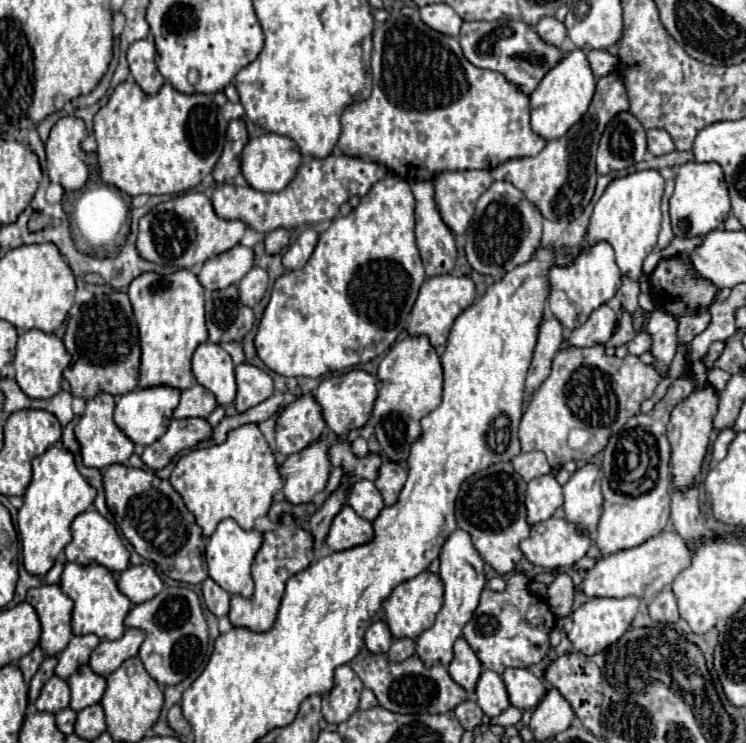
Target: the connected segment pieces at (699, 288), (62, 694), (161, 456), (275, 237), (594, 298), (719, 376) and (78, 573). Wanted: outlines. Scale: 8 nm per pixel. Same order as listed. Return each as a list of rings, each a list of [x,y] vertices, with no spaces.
[[[686,253],[660,259],[660,263],[656,265],[656,269],[648,277],[648,281],[650,281],[652,299],[654,299],[656,307],[670,313],[678,321],[678,333],[676,333],[678,343],[680,345],[690,345],[692,339],[710,325],[708,307],[716,301],[716,295],[718,295],[720,289],[712,281],[702,279],[696,273],[696,269],[694,269],[694,265],[692,265],[692,261]]]
[[[56,675],[42,687],[40,697],[36,699],[34,707],[42,713],[52,713],[56,715],[58,711],[66,709],[70,703],[70,691],[68,683],[64,679],[56,679]]]
[[[172,419],[168,431],[152,445],[148,445],[142,453],[142,461],[146,467],[158,471],[164,469],[172,457],[182,453],[184,449],[192,449],[198,443],[212,439],[212,427],[206,419]]]
[[[276,229],[266,235],[266,253],[268,255],[278,255],[290,241],[288,229]]]
[[[598,243],[586,251],[578,251],[572,267],[552,267],[550,285],[550,315],[558,319],[566,331],[578,329],[582,321],[586,321],[602,303],[612,299],[620,287],[620,269],[616,267],[612,247],[608,247],[608,243]]]
[[[710,369],[708,371],[708,383],[712,383],[712,387],[718,391],[722,391],[726,387],[728,379],[730,379],[730,373],[726,373],[722,369]]]
[[[66,563],[62,577],[60,577],[60,589],[74,601],[72,607],[72,633],[74,635],[98,635],[100,639],[120,639],[124,635],[124,617],[130,611],[130,599],[122,595],[116,587],[114,575],[100,565],[78,565],[78,563]]]

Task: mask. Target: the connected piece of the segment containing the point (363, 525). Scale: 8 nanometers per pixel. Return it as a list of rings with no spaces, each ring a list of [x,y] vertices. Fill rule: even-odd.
[[[344,507],[332,521],[330,533],[326,537],[326,545],[332,551],[344,551],[348,547],[358,547],[364,543],[370,543],[374,539],[372,535],[372,523],[358,517],[352,507]]]

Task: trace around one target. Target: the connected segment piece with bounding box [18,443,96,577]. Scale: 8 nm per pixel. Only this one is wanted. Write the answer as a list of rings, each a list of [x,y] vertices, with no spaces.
[[[56,443],[44,455],[32,461],[32,481],[24,493],[24,505],[18,511],[24,567],[30,575],[44,577],[54,567],[58,553],[72,541],[70,525],[74,517],[88,511],[94,497],[96,491],[78,473],[72,453],[64,451],[62,443]]]

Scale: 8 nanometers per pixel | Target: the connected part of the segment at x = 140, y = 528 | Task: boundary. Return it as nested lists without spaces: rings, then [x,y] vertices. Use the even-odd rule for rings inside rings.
[[[110,465],[104,473],[106,505],[122,529],[124,537],[134,545],[136,553],[148,561],[154,561],[164,575],[182,583],[202,583],[208,577],[204,547],[206,541],[196,527],[192,513],[184,507],[180,495],[168,481],[162,481],[162,507],[160,507],[160,479],[152,471],[134,469],[126,465]],[[132,501],[134,501],[134,527],[132,527]],[[128,503],[128,511],[126,511]]]

